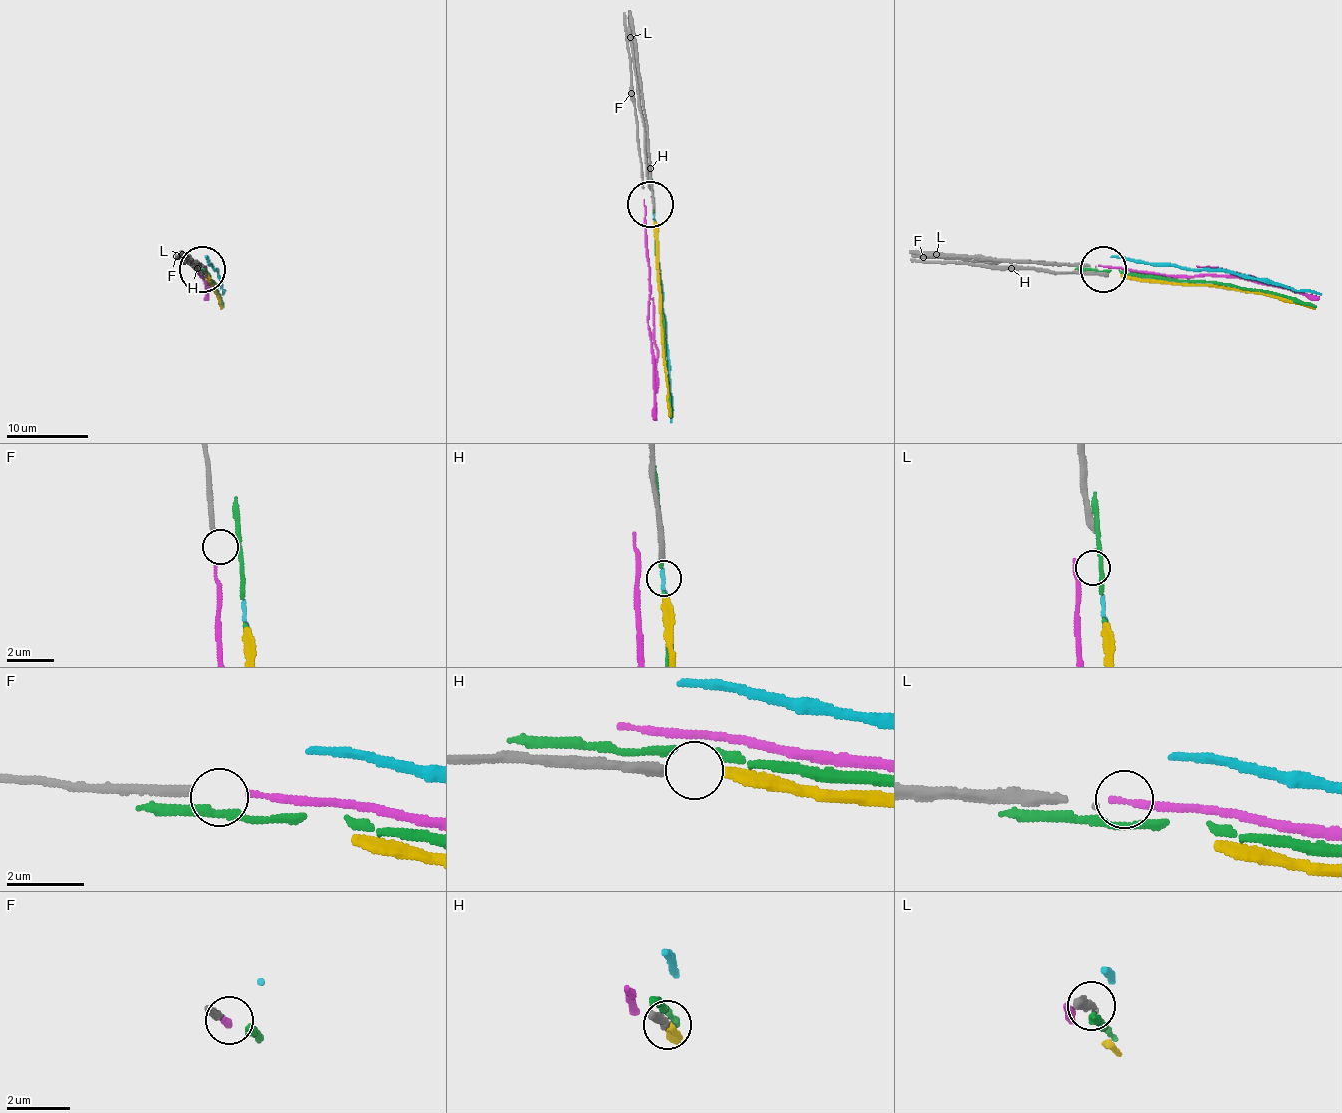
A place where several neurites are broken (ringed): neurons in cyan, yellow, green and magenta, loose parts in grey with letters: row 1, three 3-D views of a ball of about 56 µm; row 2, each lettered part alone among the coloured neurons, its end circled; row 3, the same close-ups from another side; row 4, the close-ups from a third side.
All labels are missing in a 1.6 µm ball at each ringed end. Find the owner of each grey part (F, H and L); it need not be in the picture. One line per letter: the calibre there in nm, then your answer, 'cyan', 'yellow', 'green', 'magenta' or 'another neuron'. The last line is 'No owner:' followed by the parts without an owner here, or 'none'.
F: calibre 240 nm; magenta
H: calibre 280 nm; yellow
L: calibre 70 nm; another neuron
No owner: L

